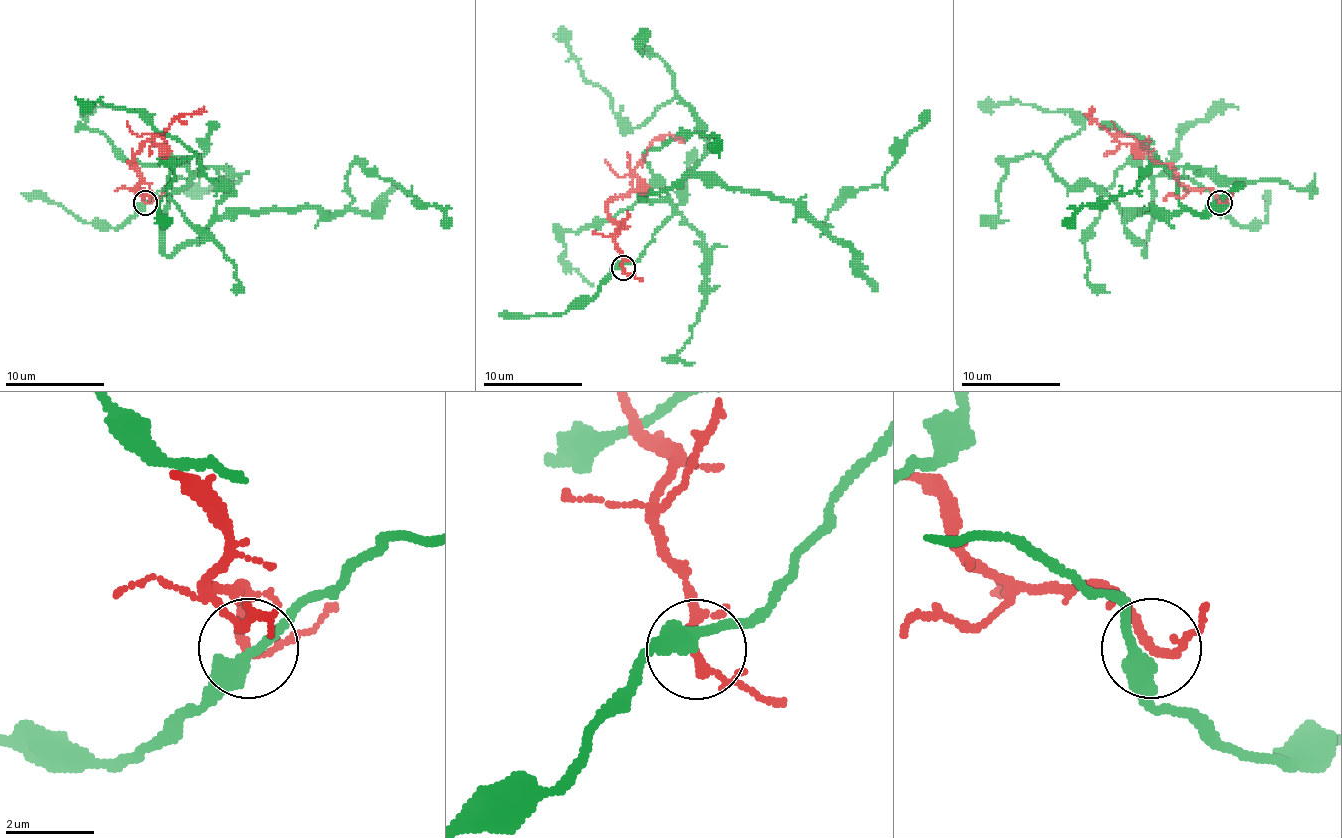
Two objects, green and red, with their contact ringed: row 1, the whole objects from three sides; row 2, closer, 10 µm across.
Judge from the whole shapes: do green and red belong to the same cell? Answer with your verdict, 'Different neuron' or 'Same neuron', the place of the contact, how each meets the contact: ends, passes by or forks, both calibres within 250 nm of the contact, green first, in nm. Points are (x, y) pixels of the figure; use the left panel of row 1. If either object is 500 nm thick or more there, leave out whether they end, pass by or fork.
Different neuron. Place: (145, 202). At the ring green passes by. At the ring red passes by. Thickness 380 nm (green) against 190 nm

